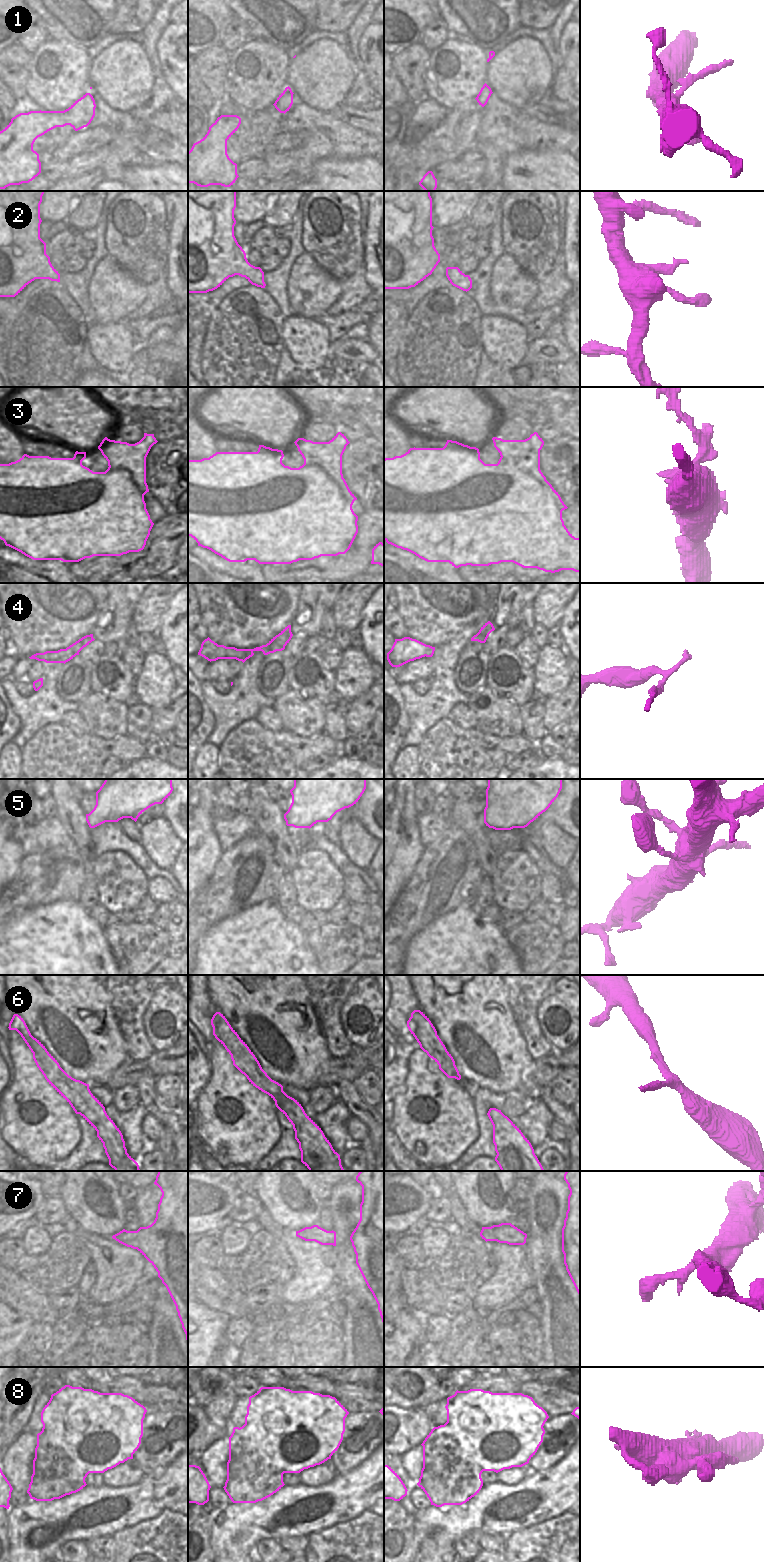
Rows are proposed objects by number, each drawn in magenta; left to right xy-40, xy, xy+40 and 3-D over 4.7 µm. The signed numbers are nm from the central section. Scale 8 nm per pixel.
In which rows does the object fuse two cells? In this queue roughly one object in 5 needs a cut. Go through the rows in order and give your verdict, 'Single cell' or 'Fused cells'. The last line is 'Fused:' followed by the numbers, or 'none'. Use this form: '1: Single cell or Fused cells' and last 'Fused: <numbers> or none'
1: Single cell
2: Single cell
3: Fused cells
4: Fused cells
5: Single cell
6: Single cell
7: Single cell
8: Fused cells
Fused: 3, 4, 8.

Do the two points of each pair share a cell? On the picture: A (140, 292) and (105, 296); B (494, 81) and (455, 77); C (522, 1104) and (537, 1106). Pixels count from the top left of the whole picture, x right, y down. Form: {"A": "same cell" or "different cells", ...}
{"A": "same cell", "B": "different cells", "C": "different cells"}

